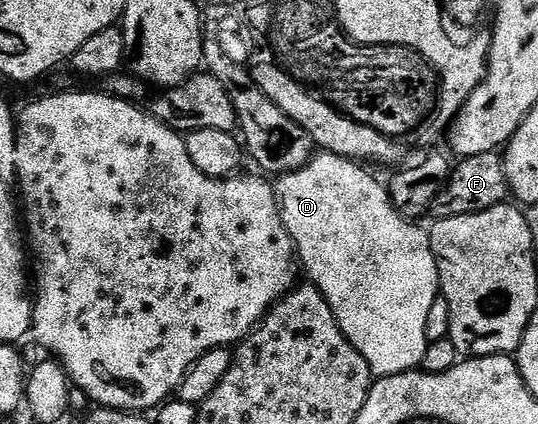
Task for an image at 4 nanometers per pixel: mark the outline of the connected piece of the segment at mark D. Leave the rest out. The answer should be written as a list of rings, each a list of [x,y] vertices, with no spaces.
[[[320,151],[312,155],[312,158],[303,168],[295,172],[287,172],[278,177],[277,195],[279,197],[279,211],[283,214],[283,221],[291,235],[291,241],[295,243],[298,263],[307,271],[306,279],[314,284],[315,289],[329,302],[329,310],[333,310],[333,318],[341,326],[345,338],[363,355],[365,362],[371,367],[372,377],[392,376],[402,372],[414,372],[420,367],[425,358],[425,350],[428,346],[428,338],[425,334],[425,322],[429,319],[429,309],[439,295],[439,271],[435,255],[431,249],[431,237],[426,231],[418,228],[418,223],[412,222],[404,216],[394,204],[391,203],[390,191],[379,180],[374,180],[366,172],[362,163],[349,160],[343,156],[335,156],[331,152]]]

